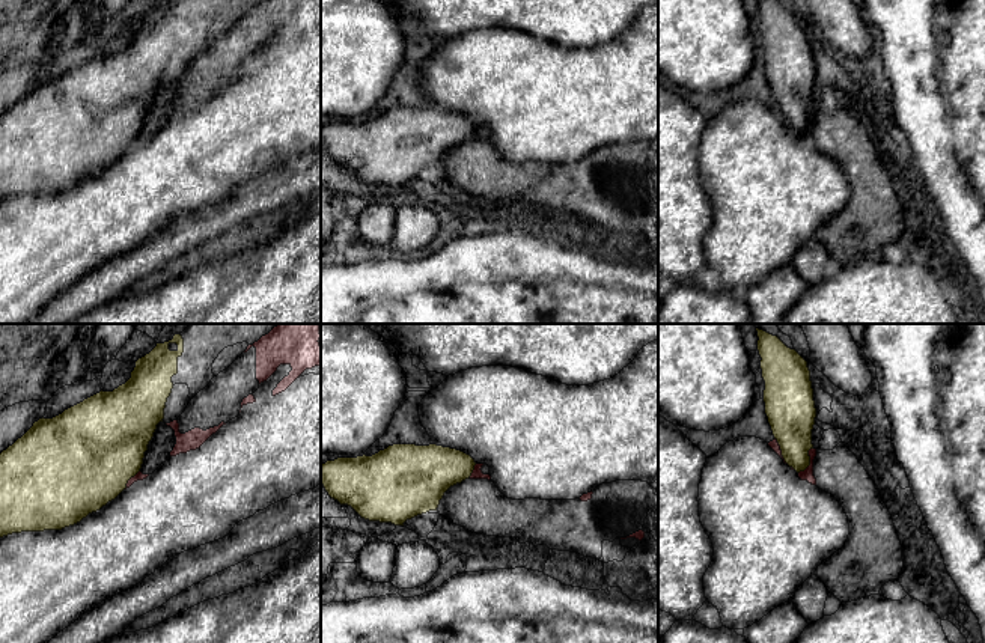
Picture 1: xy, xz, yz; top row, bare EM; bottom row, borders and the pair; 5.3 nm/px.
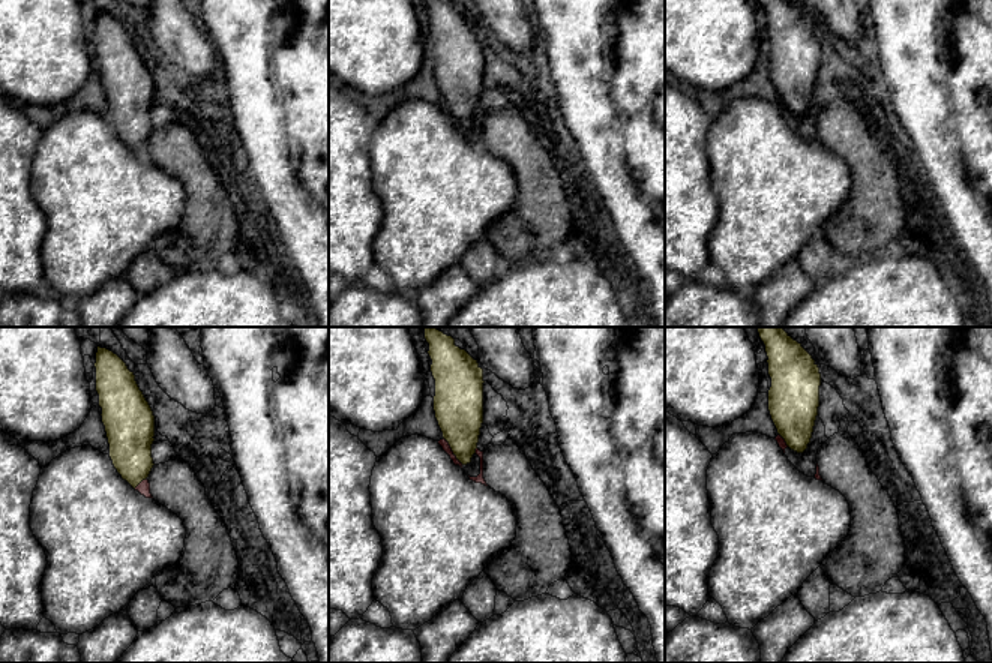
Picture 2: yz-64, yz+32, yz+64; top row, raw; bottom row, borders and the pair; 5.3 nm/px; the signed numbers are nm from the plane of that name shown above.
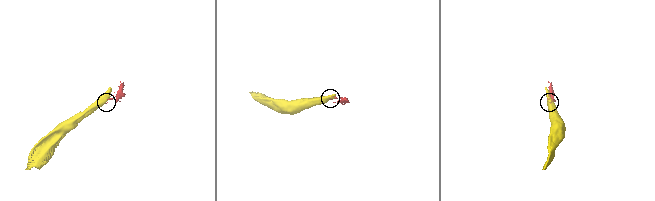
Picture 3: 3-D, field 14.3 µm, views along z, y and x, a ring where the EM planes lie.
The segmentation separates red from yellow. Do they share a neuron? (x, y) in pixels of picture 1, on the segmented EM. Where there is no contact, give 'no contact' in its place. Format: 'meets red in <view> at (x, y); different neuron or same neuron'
meets red in yz at (811, 461); different neuron

